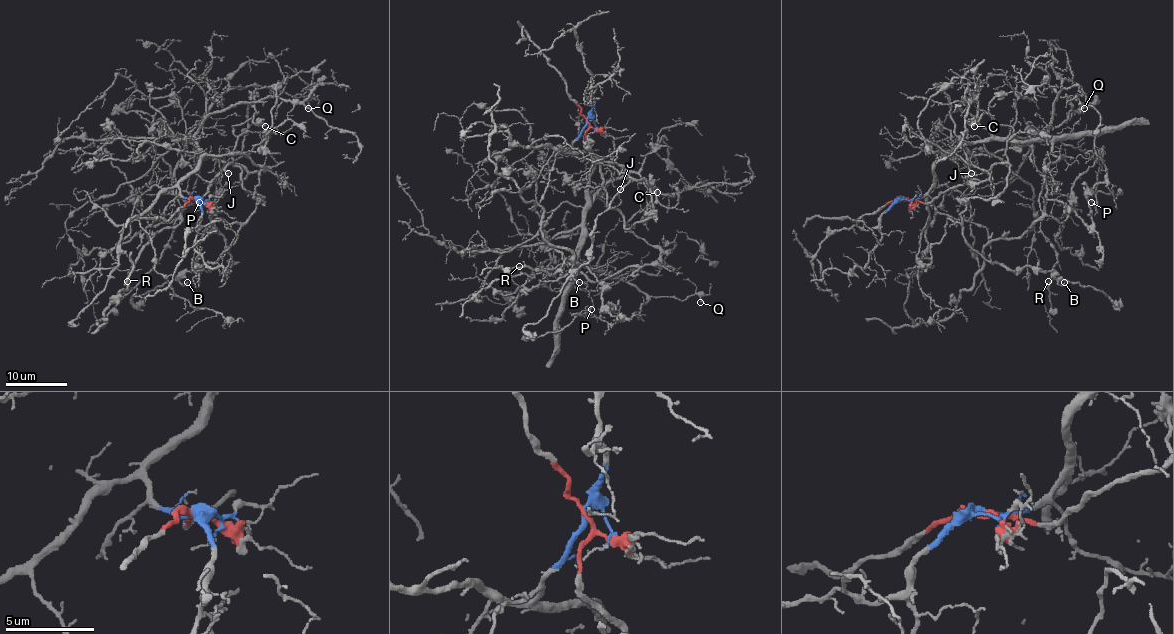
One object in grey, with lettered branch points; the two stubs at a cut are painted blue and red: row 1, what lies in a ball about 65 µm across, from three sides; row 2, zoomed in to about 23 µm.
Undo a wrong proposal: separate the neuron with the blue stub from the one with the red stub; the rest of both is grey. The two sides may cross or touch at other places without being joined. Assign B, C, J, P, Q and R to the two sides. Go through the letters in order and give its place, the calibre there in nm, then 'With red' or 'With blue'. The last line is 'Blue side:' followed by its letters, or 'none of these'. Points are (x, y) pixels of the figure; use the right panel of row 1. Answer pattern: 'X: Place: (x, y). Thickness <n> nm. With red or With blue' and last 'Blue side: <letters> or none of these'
B: Place: (1064, 282). Thickness 160 nm. With red
C: Place: (974, 126). Thickness 320 nm. With red
J: Place: (971, 173). Thickness 130 nm. With red
P: Place: (1091, 202). Thickness 110 nm. With blue
Q: Place: (1084, 108). Thickness 150 nm. With blue
R: Place: (1048, 281). Thickness 130 nm. With blue
Blue side: P, Q, R

